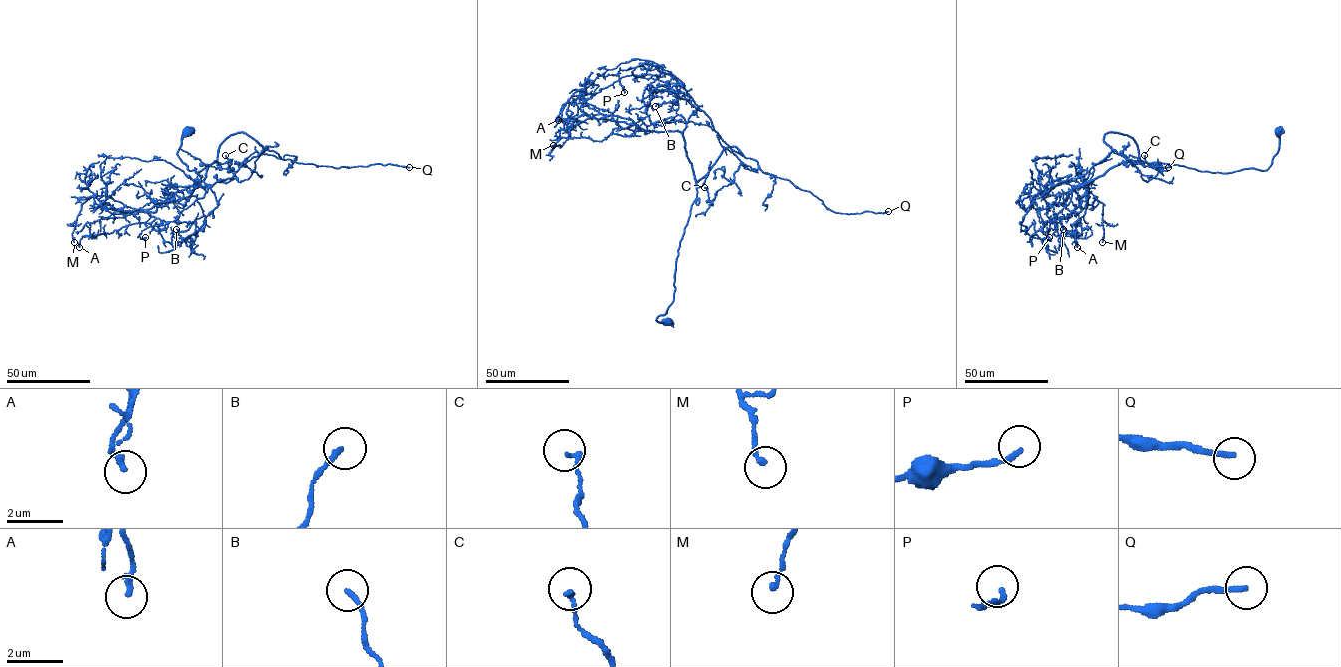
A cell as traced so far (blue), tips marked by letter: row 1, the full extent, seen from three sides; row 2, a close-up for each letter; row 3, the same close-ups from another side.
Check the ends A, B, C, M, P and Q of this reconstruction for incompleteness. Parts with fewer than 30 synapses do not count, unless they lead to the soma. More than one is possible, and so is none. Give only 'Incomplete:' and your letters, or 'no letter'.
Incomplete: Q

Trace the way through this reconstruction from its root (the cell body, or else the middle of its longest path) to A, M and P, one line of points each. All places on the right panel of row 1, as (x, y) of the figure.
A: (1279, 131), (1264, 170), (1139, 161), (1110, 168), (1088, 182), (1075, 232), (1060, 235), (1077, 247)
M: (1279, 131), (1264, 170), (1129, 161), (1090, 179), (1090, 208), (1094, 195), (1103, 204), (1102, 242)
P: (1279, 131), (1267, 169), (1229, 173), (1141, 161), (1108, 132), (1109, 156), (1021, 222), (1049, 237)

